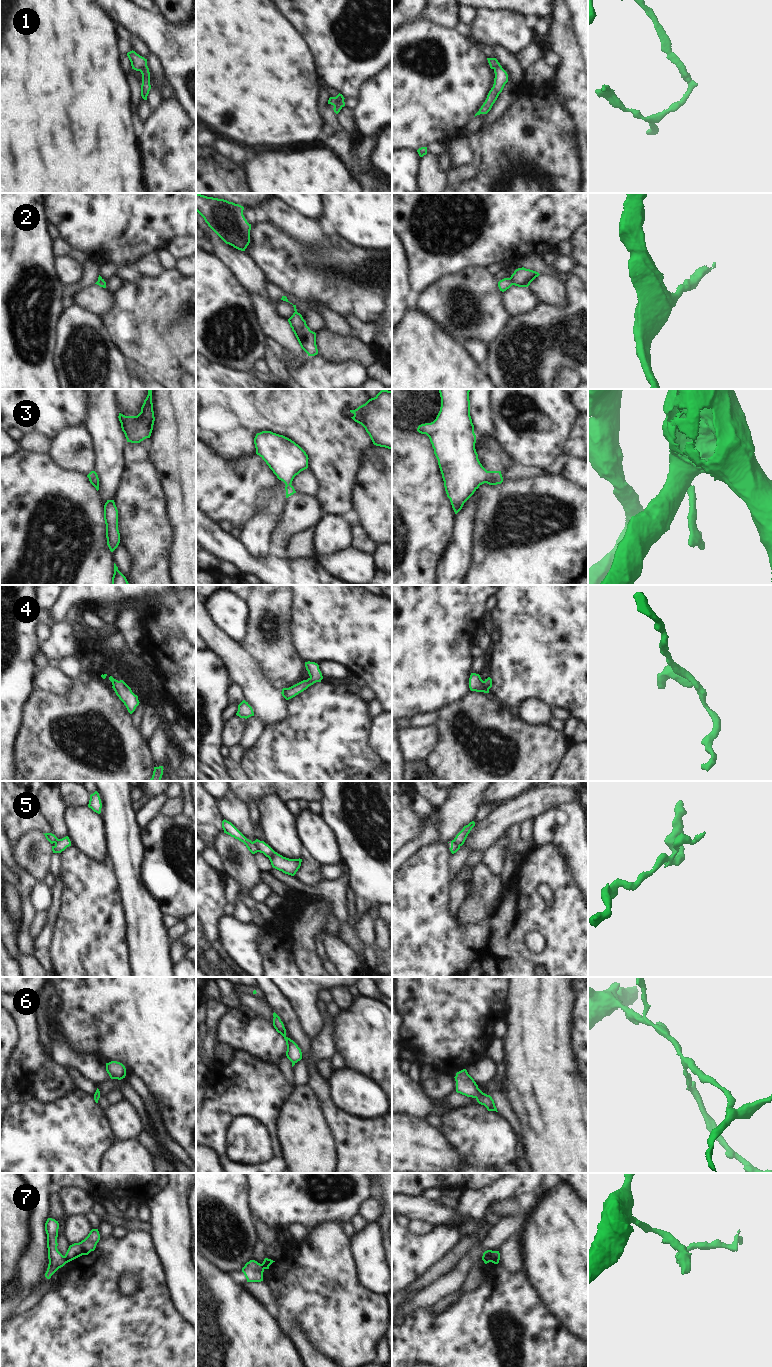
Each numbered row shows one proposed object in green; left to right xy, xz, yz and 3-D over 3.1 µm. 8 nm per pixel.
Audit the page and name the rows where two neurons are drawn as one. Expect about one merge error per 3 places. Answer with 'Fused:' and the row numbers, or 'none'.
Fused: 5, 7

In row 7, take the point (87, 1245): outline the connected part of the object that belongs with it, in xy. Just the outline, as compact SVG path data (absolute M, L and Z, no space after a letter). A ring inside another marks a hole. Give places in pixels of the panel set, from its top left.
M92 1229L84 1240L69 1246L65 1254L67 1261L70 1262L82 1255L88 1255L91 1251L95 1250L99 1240L100 1234L98 1229Z

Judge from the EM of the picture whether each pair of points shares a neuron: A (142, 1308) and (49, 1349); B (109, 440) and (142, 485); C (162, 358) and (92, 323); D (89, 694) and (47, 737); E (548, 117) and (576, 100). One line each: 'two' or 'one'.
A: one
B: two
C: two
D: one
E: two

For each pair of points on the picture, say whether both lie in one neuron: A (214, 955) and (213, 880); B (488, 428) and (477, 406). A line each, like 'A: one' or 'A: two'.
A: one
B: one

